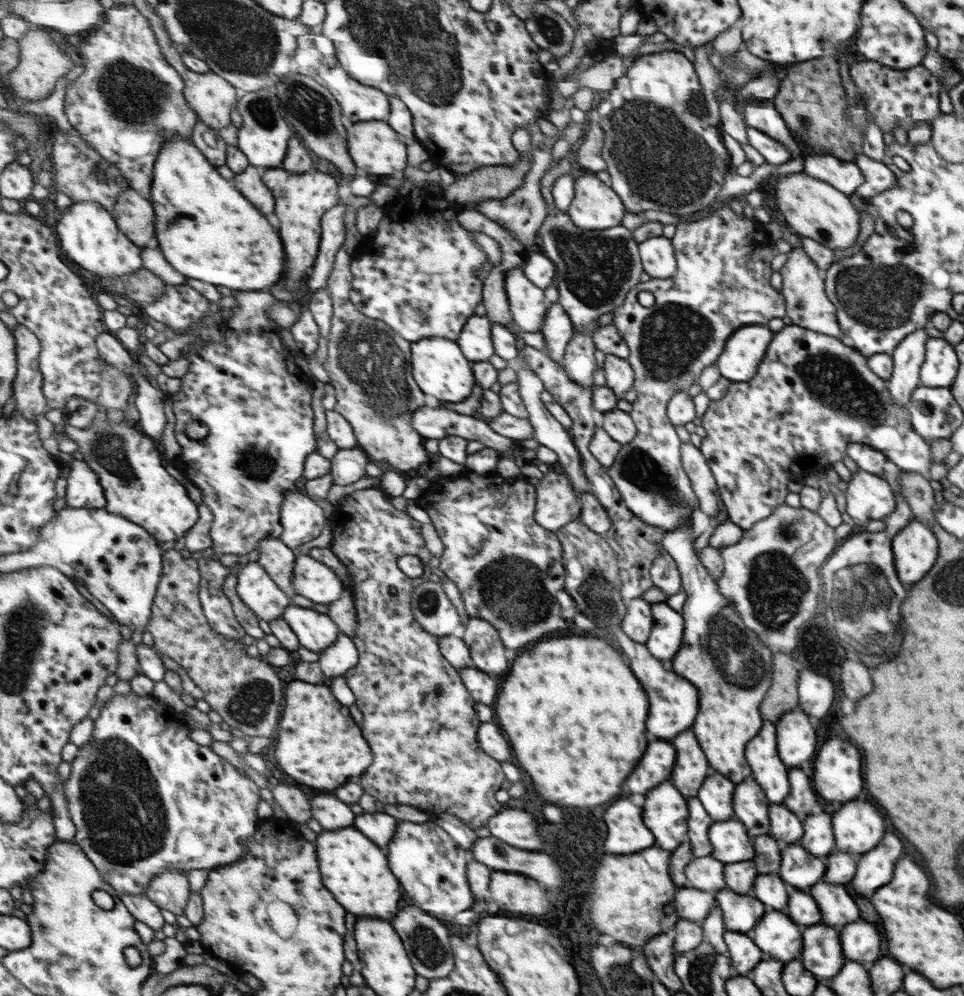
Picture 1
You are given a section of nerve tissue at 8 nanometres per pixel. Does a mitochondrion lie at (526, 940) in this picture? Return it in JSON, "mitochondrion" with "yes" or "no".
{"mitochondrion":"no"}

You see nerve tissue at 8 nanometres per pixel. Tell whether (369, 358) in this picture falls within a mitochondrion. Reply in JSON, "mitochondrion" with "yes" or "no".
{"mitochondrion":"yes"}

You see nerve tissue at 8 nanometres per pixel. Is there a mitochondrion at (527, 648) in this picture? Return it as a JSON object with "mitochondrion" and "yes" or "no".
{"mitochondrion":"no"}

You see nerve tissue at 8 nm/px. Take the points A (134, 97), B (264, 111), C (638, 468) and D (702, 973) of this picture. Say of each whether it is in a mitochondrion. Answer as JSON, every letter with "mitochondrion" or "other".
{"A":"mitochondrion","B":"mitochondrion","C":"mitochondrion","D":"mitochondrion"}

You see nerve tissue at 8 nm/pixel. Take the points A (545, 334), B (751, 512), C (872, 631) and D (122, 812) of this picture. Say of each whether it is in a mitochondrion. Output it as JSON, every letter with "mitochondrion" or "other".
{"A":"other","B":"other","C":"mitochondrion","D":"mitochondrion"}

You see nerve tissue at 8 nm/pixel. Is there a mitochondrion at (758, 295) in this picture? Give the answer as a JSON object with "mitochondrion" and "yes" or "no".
{"mitochondrion":"no"}

